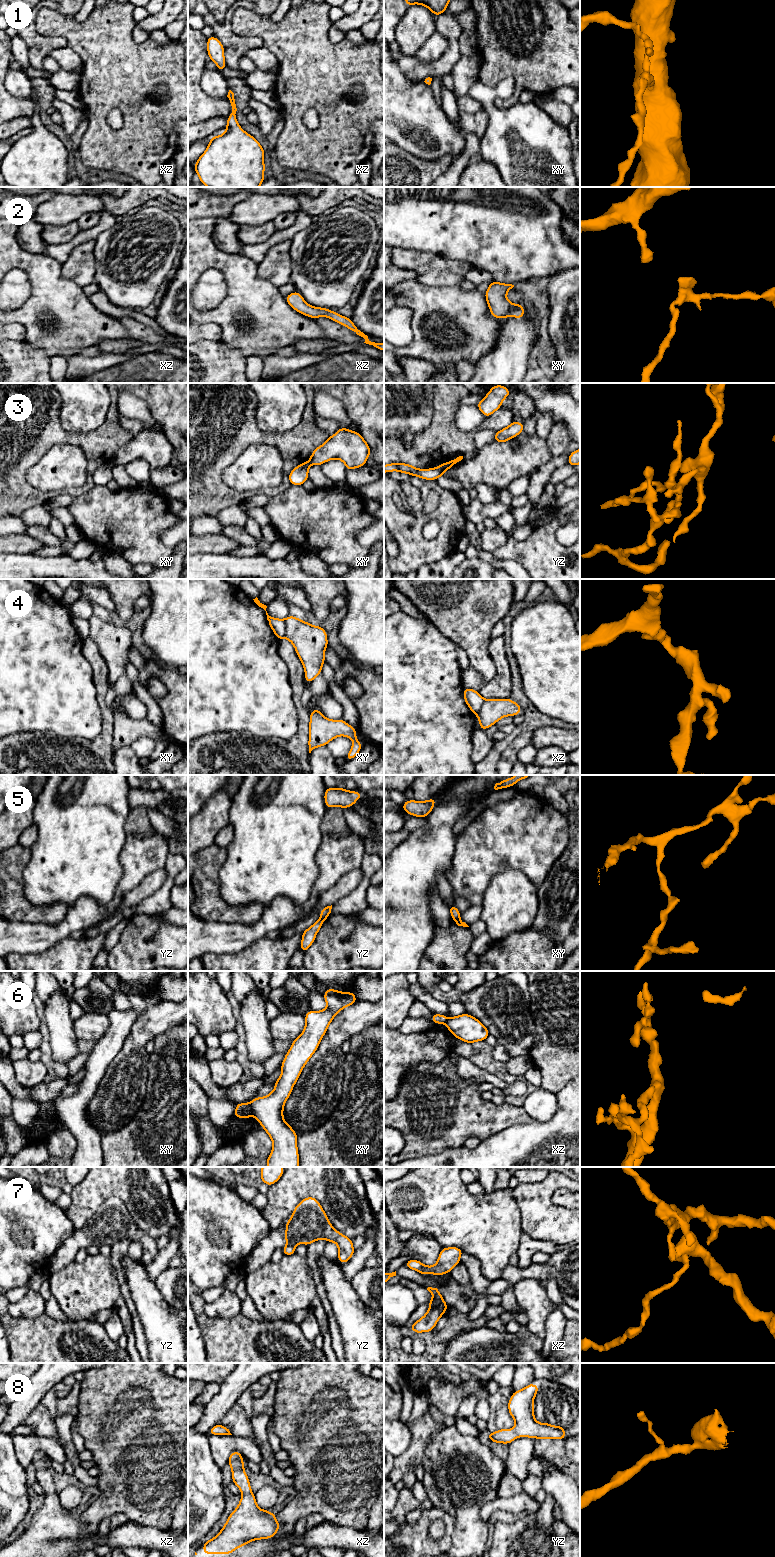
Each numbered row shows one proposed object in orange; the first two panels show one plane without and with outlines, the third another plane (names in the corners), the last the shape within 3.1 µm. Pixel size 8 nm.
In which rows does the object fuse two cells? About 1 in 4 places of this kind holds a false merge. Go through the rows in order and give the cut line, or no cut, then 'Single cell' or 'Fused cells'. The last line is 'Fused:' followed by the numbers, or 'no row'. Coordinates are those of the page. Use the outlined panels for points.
1: No split. Single cell
2: No split. Single cell
3: Split along xy (309, 460), (311, 463). Fused cells
4: Split along xy (285, 620), (285, 635), (283, 637). Fused cells
5: Split along xy (459, 918), (455, 920). Fused cells
6: Split along xy (249, 1103), (253, 1115). Fused cells
7: Split along yz (289, 1244), (294, 1247). Fused cells
8: No split. Single cell
Fused: 3, 4, 5, 6, 7

